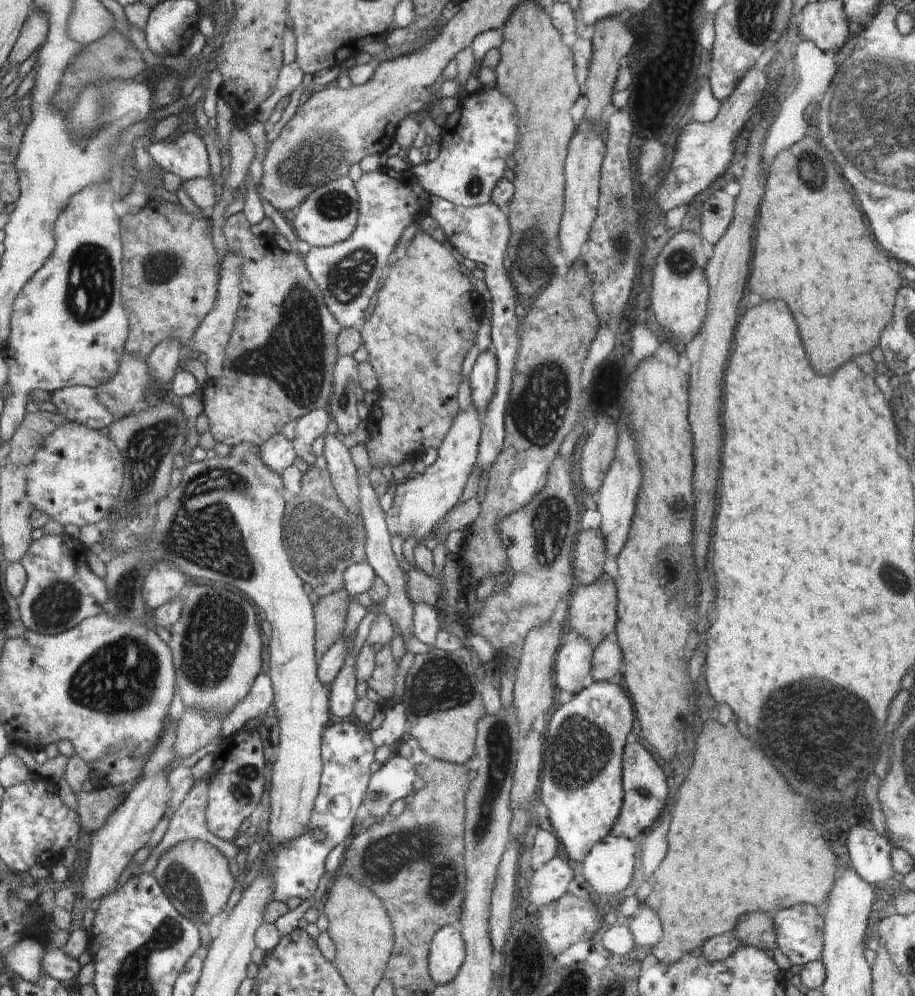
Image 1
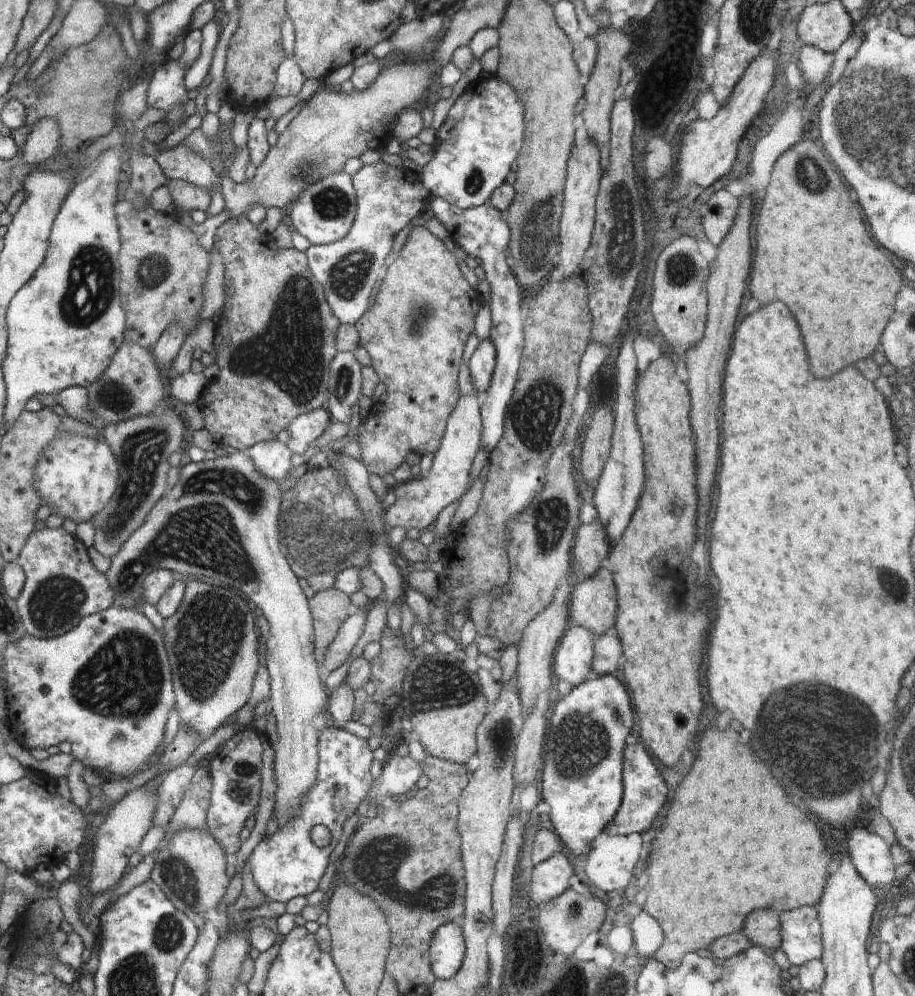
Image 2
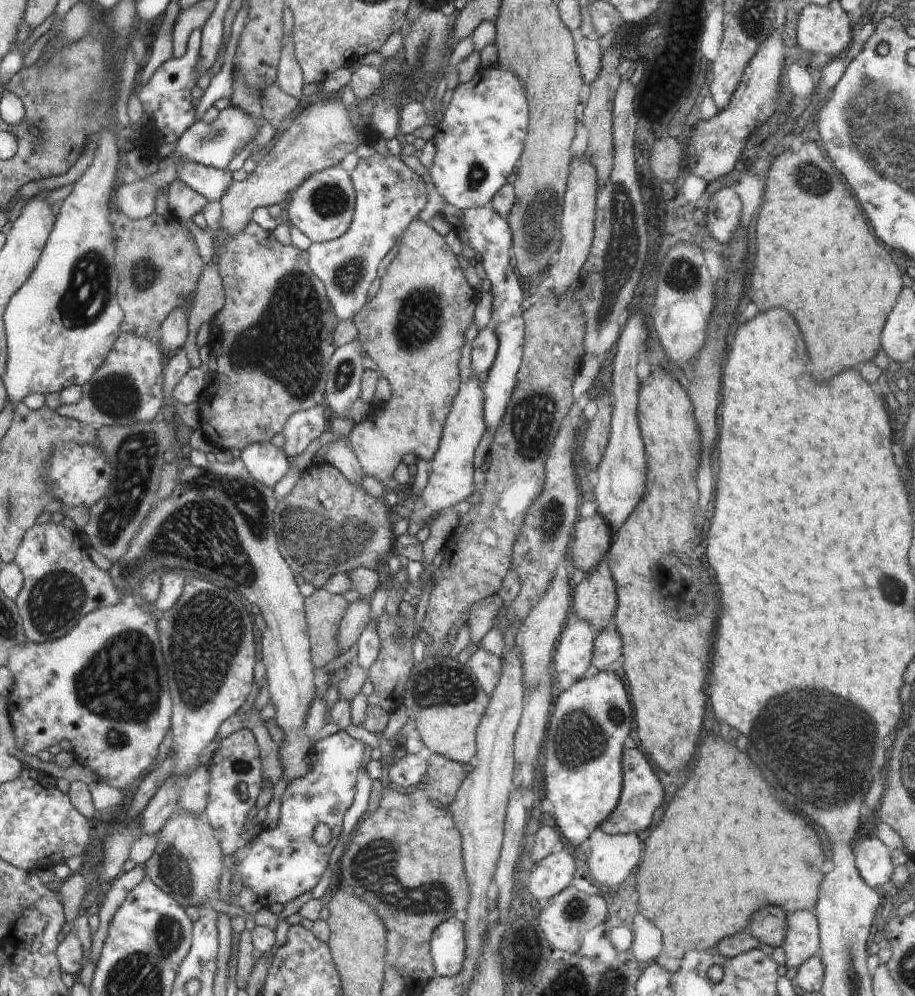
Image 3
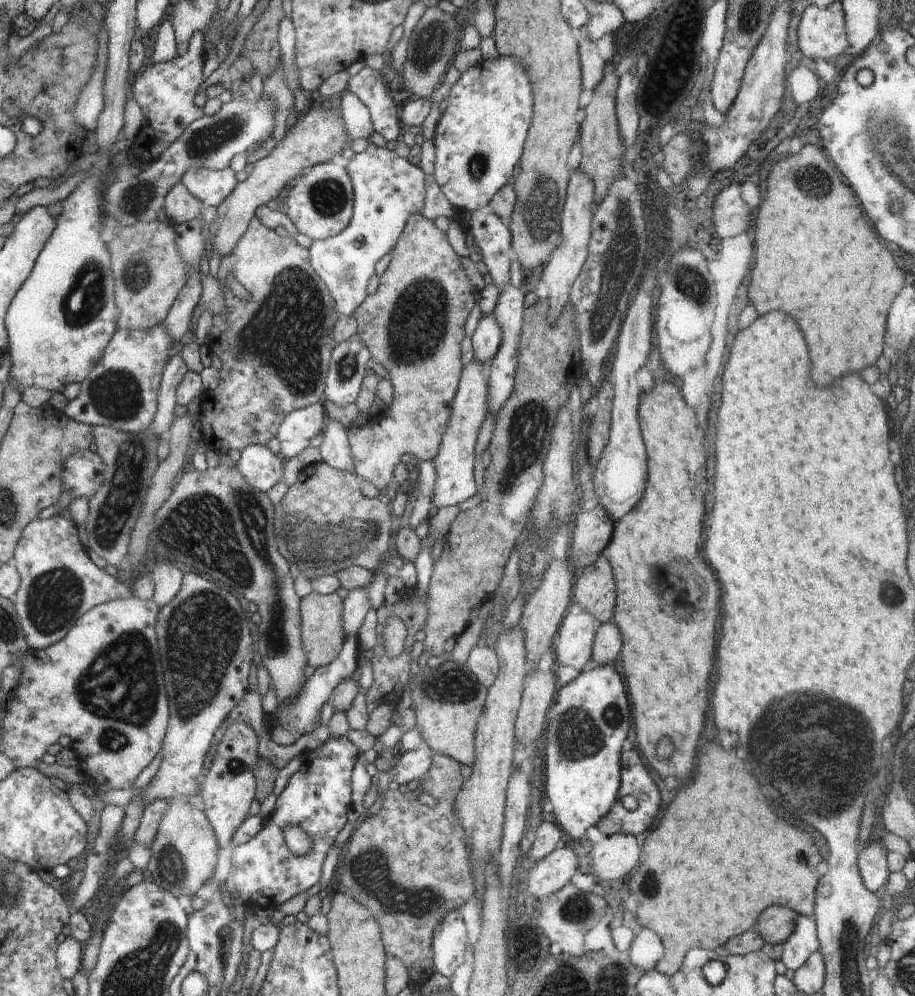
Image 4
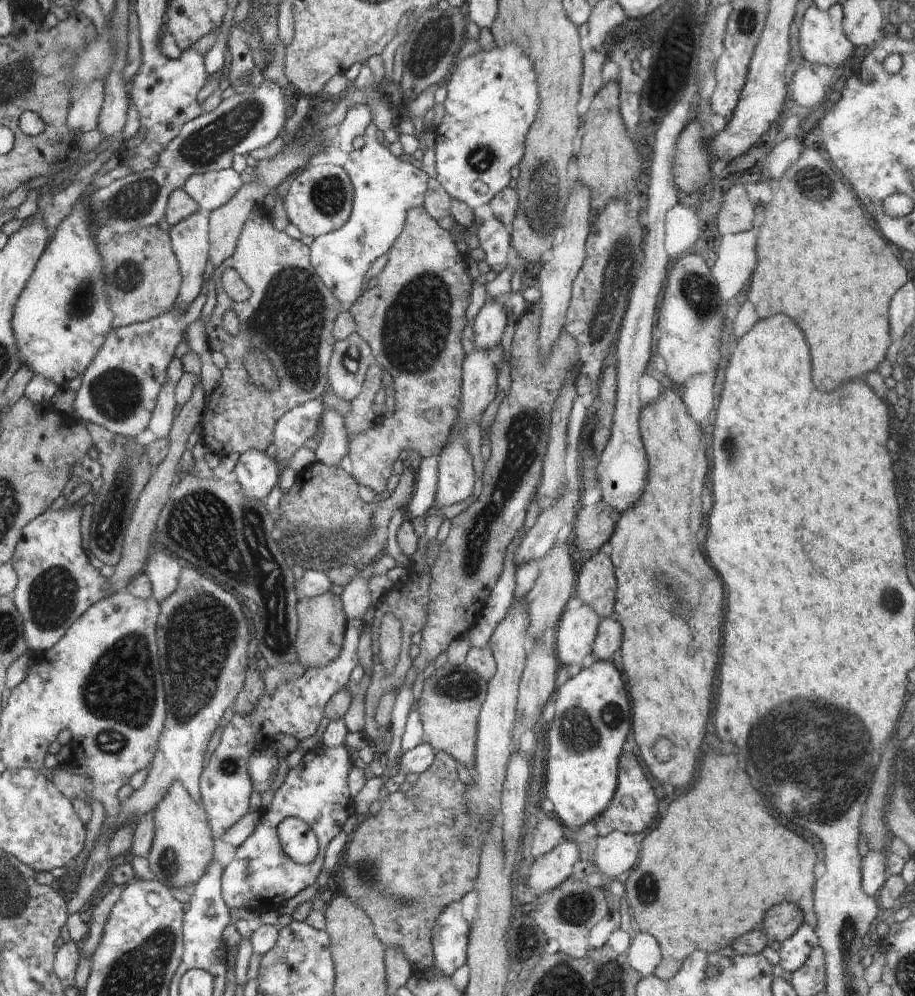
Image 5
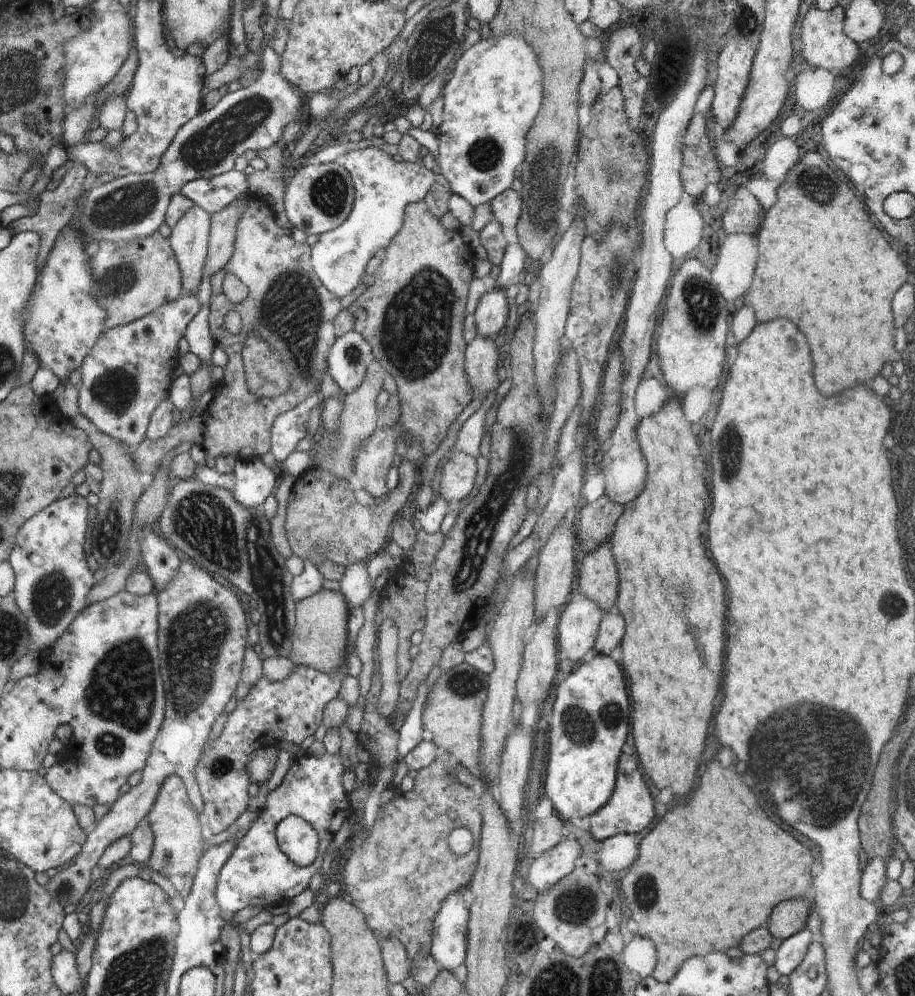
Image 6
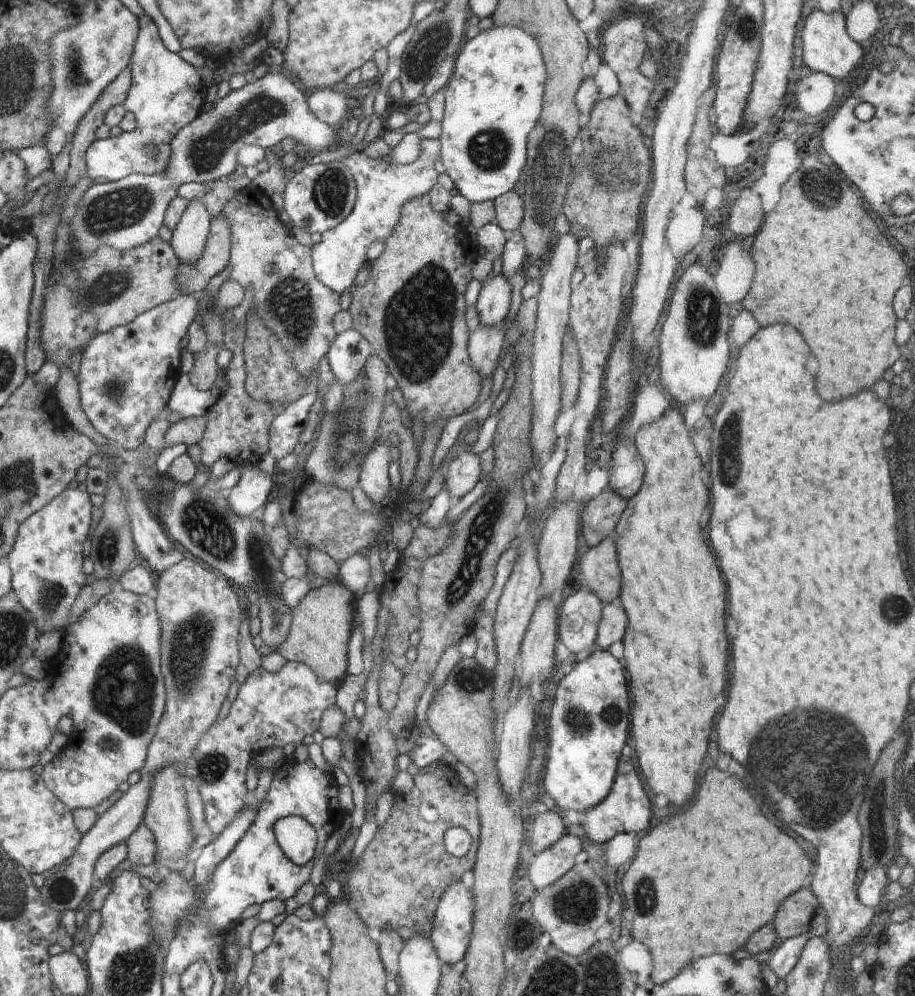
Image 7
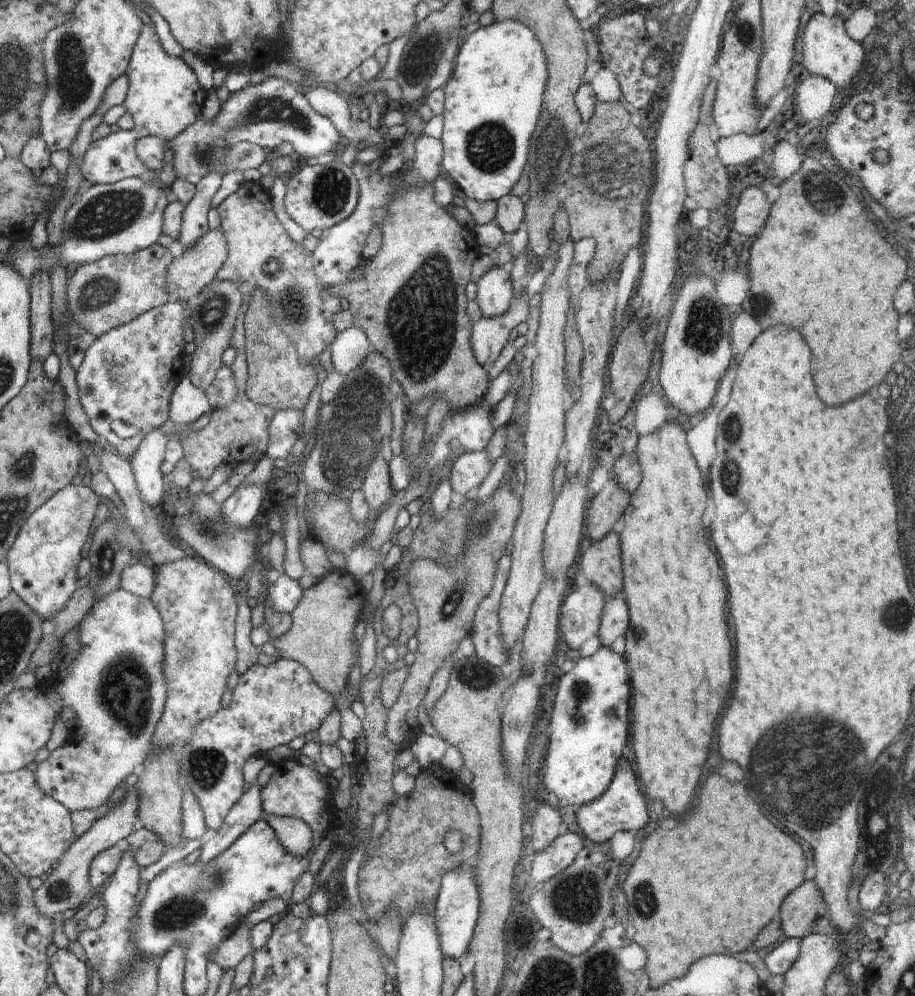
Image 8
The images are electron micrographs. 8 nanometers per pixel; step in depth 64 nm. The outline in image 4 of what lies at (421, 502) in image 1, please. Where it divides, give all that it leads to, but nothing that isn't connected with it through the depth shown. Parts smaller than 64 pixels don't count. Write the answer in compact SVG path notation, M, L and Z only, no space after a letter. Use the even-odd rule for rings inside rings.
M474 361L461 370L459 388L453 399L440 450L433 460L434 470L436 470L436 484L434 484L434 496L432 496L434 511L460 504L477 494L478 488L474 483L473 475L474 446L476 446L480 428L488 413L488 376L484 374L484 370L484 366L480 362Z

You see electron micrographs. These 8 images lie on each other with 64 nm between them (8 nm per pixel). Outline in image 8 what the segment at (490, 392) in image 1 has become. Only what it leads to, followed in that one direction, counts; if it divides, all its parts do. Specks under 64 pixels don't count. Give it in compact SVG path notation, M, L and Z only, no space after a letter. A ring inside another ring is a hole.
M505 266L492 267L484 272L477 282L477 295L475 297L484 318L502 316L510 308L513 301L514 290L510 270Z

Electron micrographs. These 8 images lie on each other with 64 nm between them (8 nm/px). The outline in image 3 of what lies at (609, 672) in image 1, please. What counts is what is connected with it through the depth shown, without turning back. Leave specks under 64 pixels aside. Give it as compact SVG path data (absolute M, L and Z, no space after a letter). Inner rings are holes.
M608 626L602 632L595 636L593 642L593 655L591 664L593 664L600 672L608 672L614 670L614 662L622 656L620 652L622 648L622 640L618 636L617 628Z

